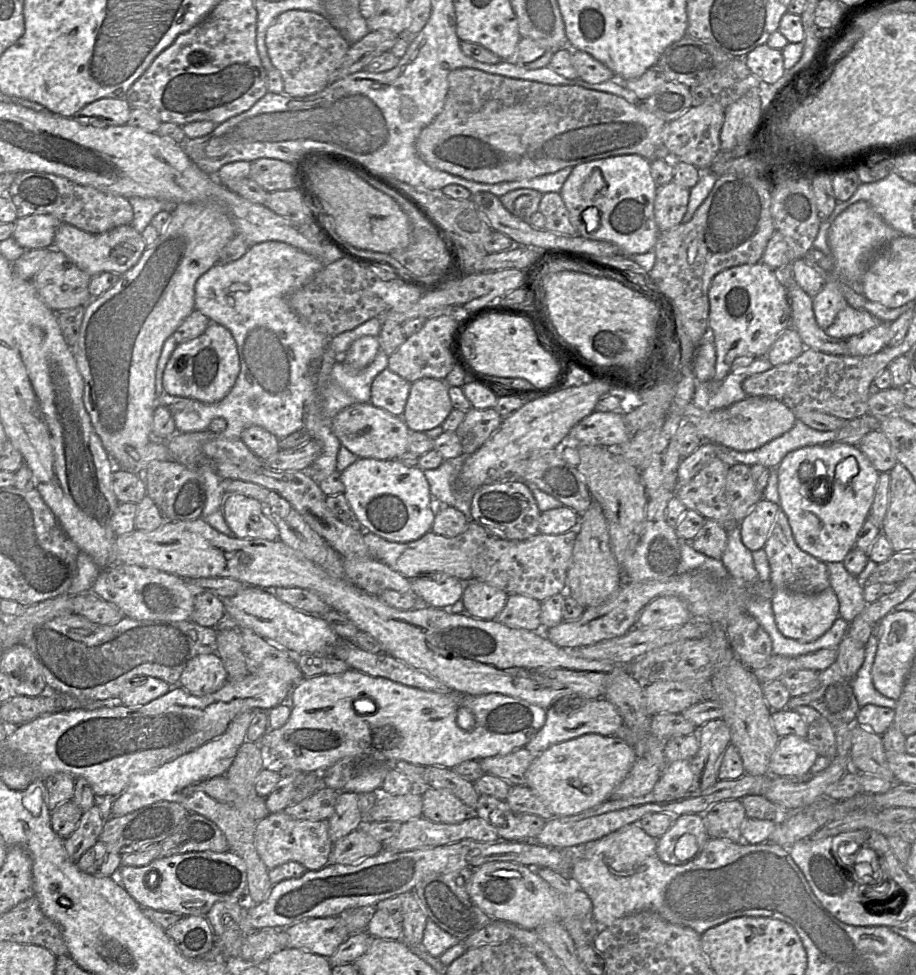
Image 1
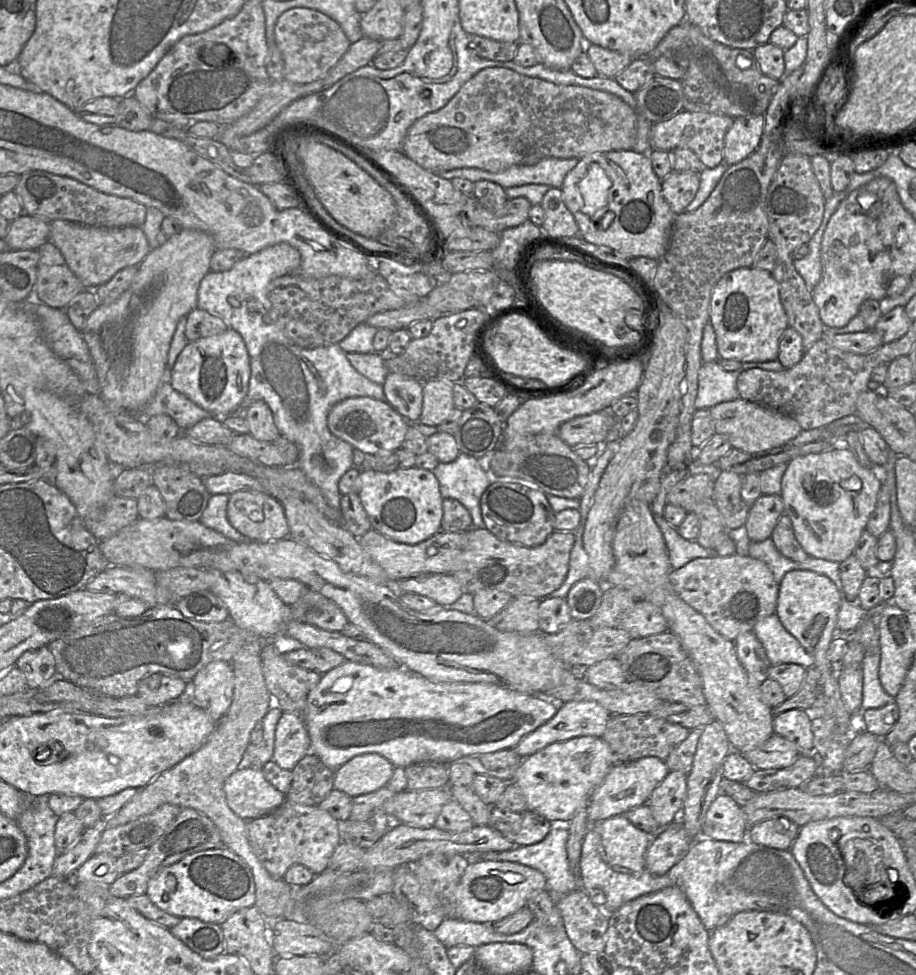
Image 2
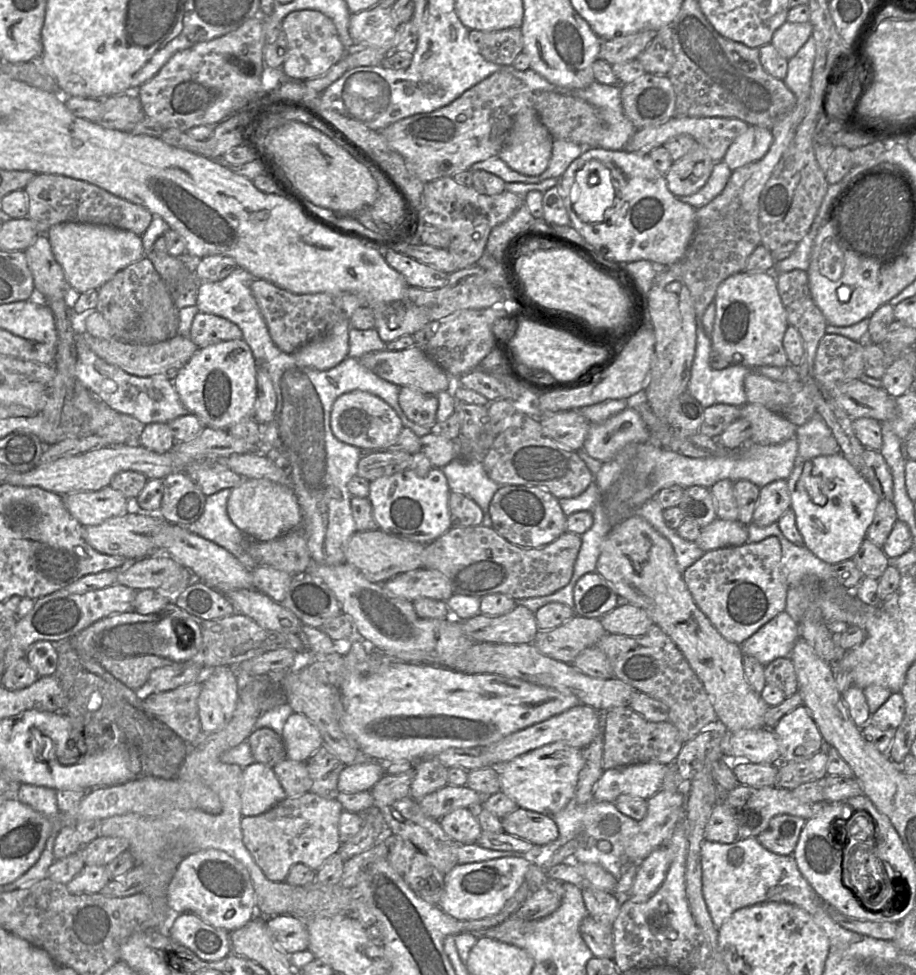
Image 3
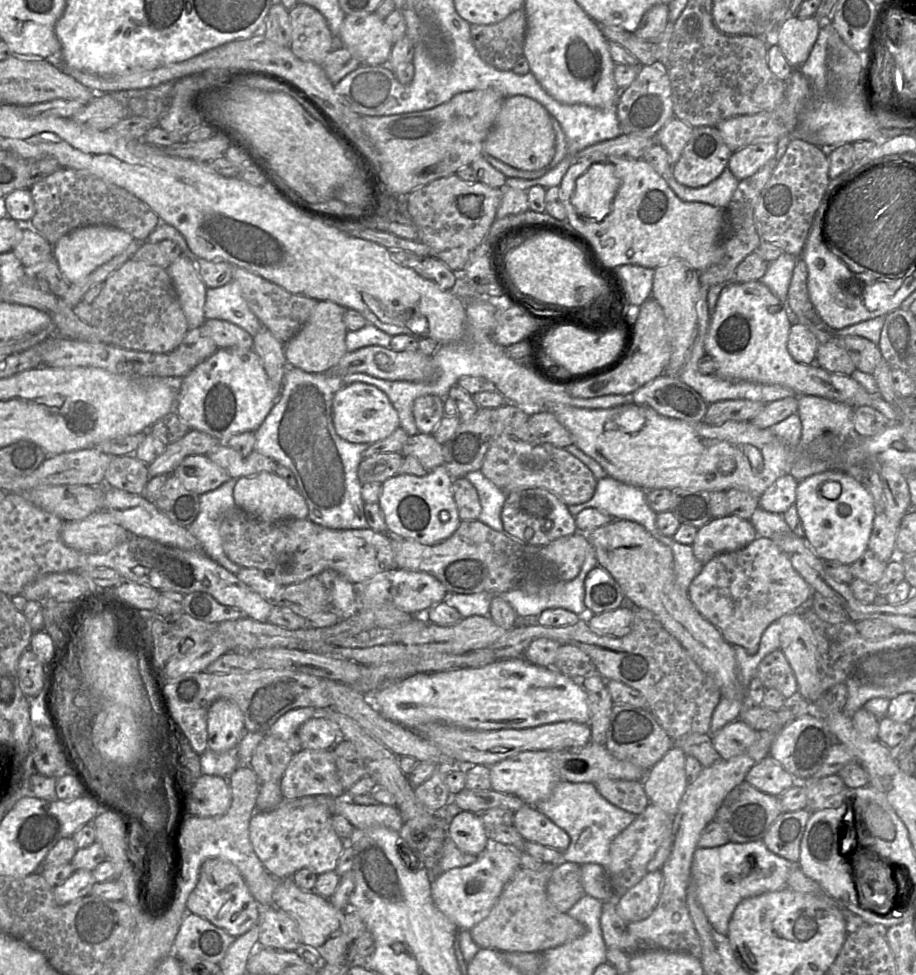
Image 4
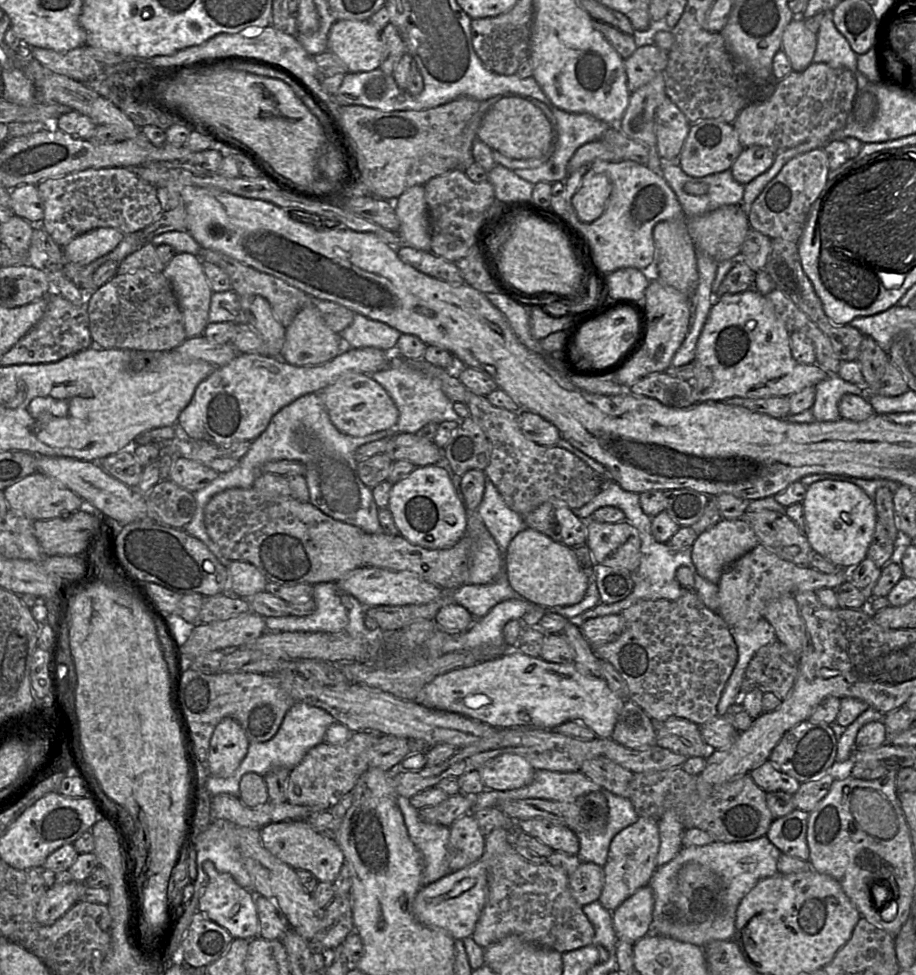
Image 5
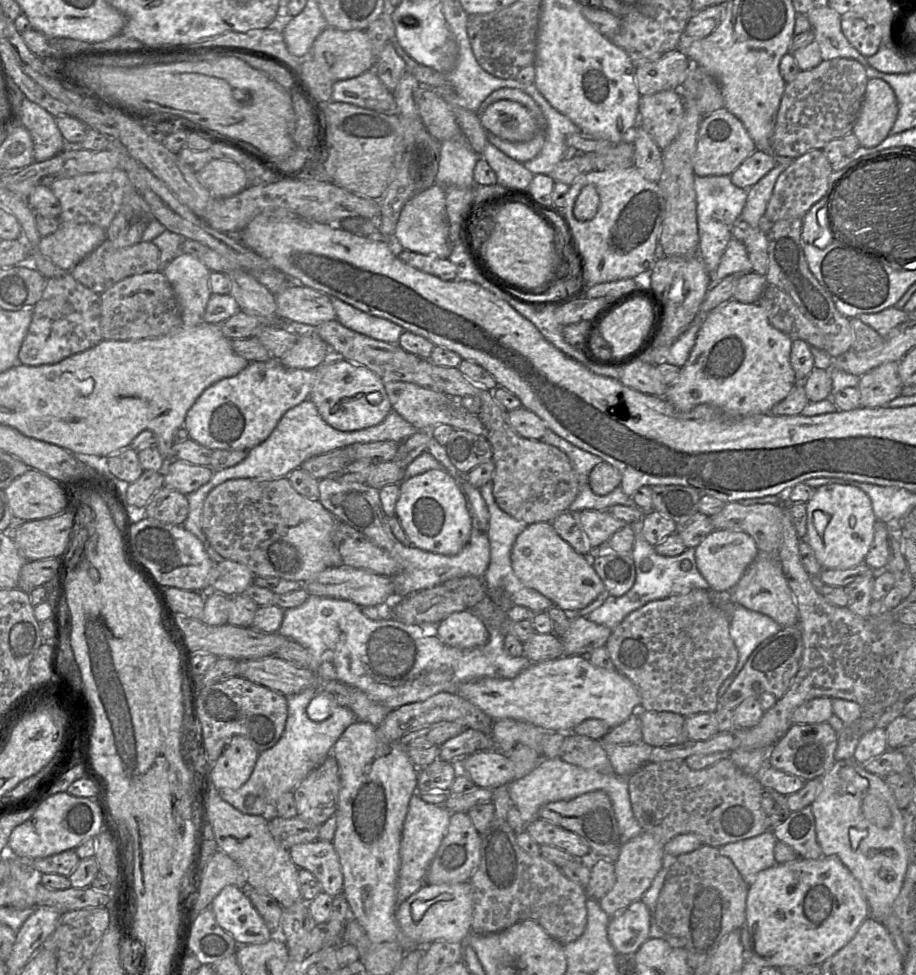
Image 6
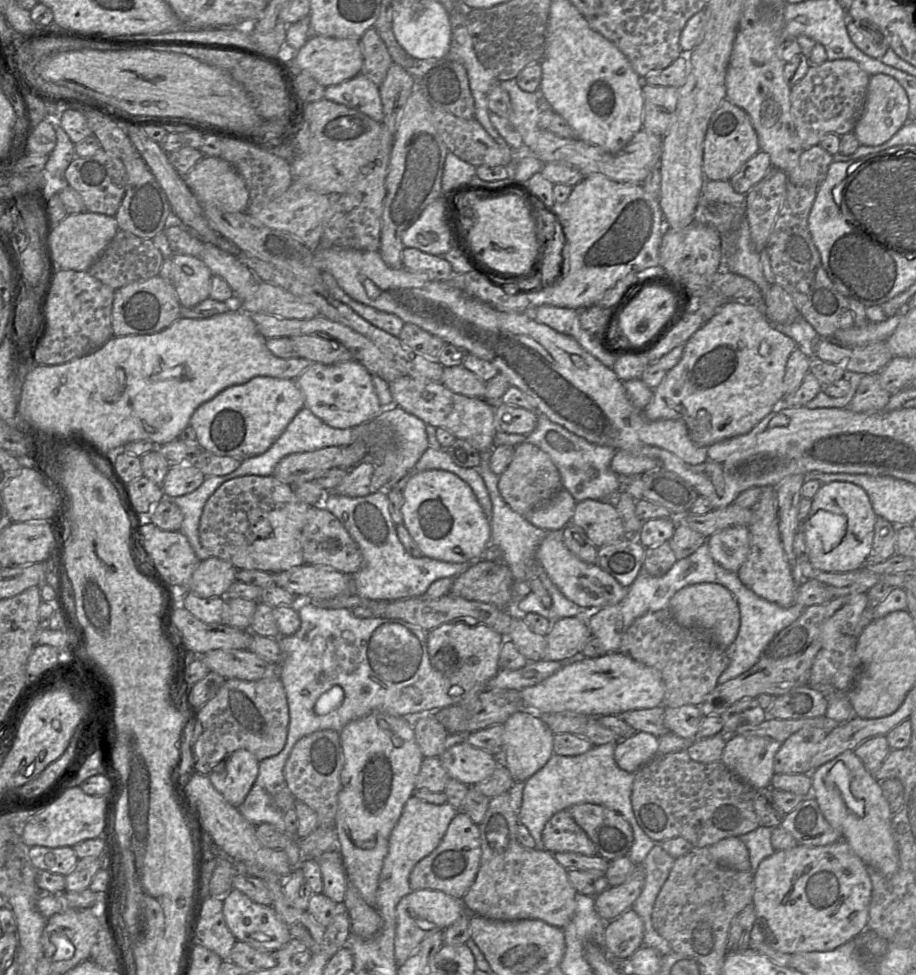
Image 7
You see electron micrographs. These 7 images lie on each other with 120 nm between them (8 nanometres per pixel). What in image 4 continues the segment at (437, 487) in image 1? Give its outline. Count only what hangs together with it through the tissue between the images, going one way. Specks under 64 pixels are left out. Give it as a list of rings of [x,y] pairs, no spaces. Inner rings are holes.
[[[480,470],[469,472],[464,477],[477,490],[481,504],[479,520],[496,531],[504,532],[501,512],[507,494],[487,479]]]

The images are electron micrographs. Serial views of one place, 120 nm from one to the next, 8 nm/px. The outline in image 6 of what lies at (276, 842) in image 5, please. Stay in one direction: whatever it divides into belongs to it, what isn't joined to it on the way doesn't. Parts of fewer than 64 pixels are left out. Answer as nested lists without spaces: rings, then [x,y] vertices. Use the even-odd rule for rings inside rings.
[[[314,840],[288,849],[299,869],[311,872],[320,882],[322,891],[337,896],[343,891],[343,873],[339,856],[330,841]]]

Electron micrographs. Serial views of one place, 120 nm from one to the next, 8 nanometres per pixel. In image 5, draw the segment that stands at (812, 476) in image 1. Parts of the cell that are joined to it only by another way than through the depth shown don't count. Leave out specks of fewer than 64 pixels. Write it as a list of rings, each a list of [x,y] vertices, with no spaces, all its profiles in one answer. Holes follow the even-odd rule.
[[[820,480],[807,486],[801,502],[812,549],[837,567],[851,570],[867,558],[877,523],[874,501],[859,486],[846,481]]]

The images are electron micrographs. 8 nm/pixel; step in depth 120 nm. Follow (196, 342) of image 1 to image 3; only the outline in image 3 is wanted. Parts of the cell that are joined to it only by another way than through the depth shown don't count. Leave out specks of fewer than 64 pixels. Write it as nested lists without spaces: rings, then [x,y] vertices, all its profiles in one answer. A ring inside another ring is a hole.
[[[244,339],[221,341],[199,348],[180,369],[173,384],[188,412],[196,415],[205,427],[227,430],[233,424],[253,415],[257,398],[257,363]]]

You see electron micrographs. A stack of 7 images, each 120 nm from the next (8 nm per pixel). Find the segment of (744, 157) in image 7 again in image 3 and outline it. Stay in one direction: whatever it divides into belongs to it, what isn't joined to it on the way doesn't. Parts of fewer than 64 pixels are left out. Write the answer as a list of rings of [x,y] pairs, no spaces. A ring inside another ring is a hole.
[[[695,142],[684,156],[672,163],[665,174],[669,191],[676,197],[696,193],[707,182],[714,164],[707,150]]]

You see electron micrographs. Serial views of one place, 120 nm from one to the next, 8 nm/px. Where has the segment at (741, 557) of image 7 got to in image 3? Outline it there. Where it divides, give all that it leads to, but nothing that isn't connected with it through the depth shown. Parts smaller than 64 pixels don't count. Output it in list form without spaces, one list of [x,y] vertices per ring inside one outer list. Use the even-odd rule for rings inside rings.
[[[716,517],[711,523],[700,529],[695,540],[703,550],[713,550],[727,546],[738,546],[747,542],[747,525],[739,520],[723,520]]]

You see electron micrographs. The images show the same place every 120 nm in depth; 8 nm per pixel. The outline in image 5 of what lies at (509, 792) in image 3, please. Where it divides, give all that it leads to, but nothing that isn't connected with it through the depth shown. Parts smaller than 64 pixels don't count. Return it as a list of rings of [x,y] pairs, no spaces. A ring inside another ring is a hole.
[[[505,753],[485,762],[479,769],[486,790],[512,790],[530,784],[535,769],[523,757]]]

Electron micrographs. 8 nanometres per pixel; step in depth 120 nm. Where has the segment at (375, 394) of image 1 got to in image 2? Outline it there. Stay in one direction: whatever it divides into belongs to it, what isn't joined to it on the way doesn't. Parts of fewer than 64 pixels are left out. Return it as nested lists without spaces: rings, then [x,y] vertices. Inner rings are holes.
[[[389,372],[383,383],[385,400],[407,422],[418,422],[423,406],[423,382],[400,374]]]

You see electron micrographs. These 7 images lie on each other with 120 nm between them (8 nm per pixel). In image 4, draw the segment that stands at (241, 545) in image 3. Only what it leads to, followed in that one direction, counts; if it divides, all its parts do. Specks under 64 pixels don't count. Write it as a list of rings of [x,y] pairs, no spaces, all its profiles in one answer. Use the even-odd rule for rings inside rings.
[[[230,478],[218,488],[201,494],[198,516],[187,528],[198,539],[201,550],[215,562],[236,574],[240,566],[224,552],[220,526],[226,513],[236,508],[233,489],[237,478]]]

